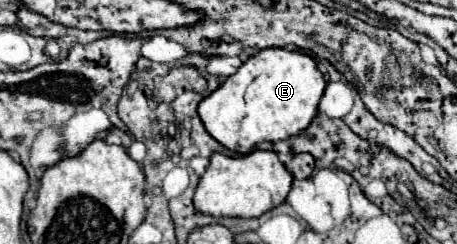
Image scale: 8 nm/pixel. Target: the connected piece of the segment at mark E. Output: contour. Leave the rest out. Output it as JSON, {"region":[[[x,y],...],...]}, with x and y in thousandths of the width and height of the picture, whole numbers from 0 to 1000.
{"region":[[[582,197],[547,230],[512,311],[446,402],[433,467],[464,566],[503,623],[543,631],[569,582],[608,582],[652,557],[691,475],[713,328],[683,230],[621,197]]]}

